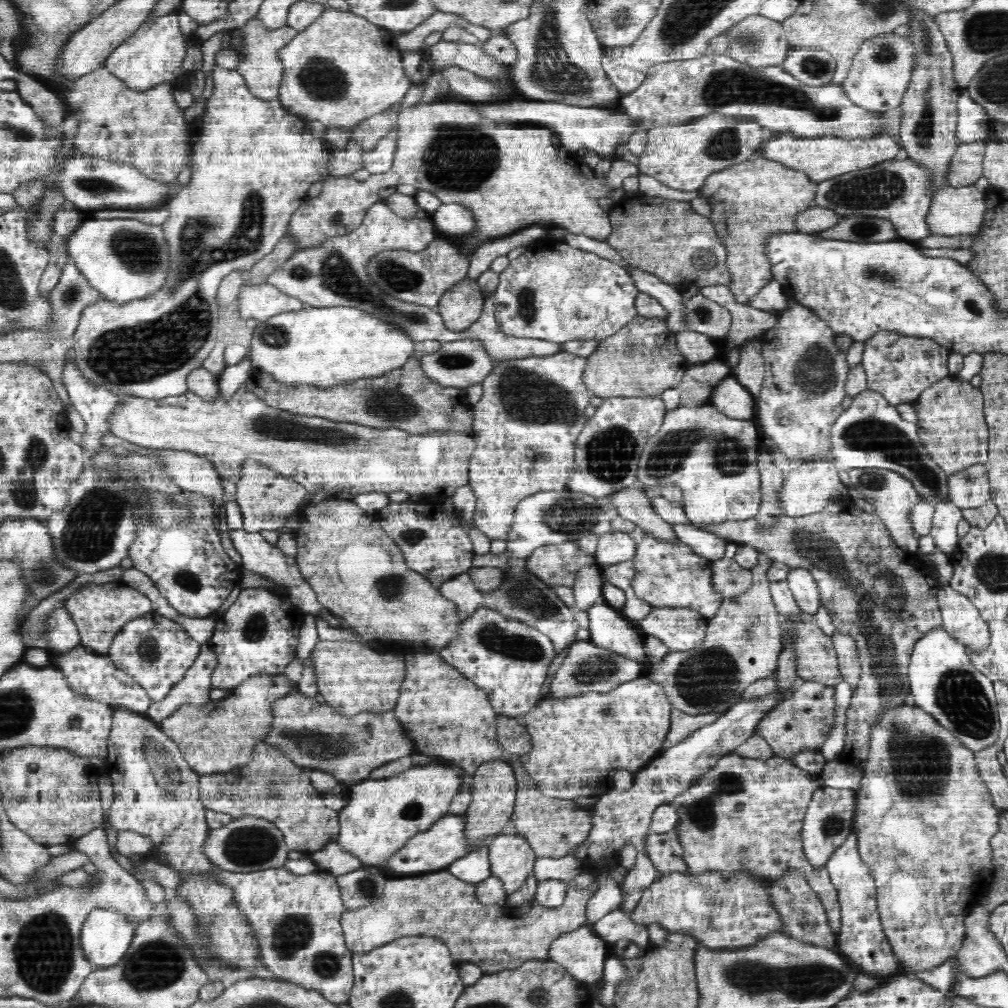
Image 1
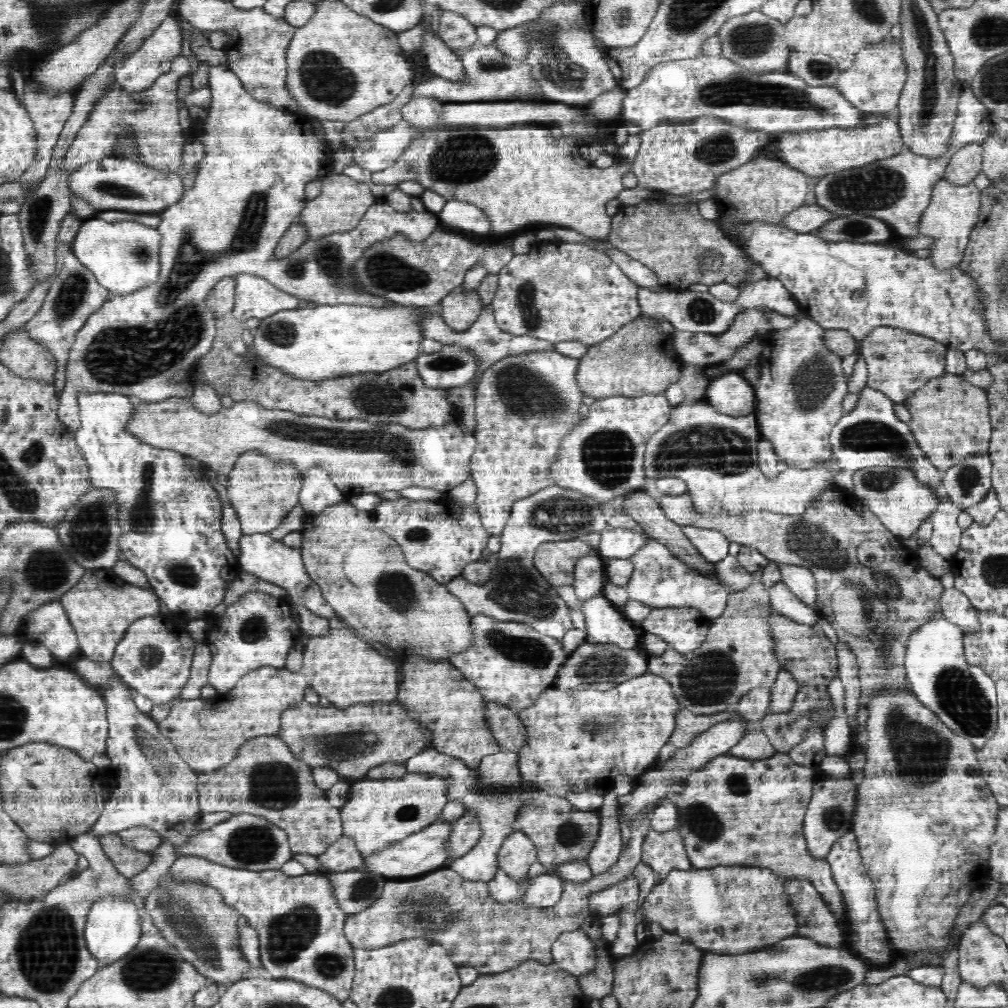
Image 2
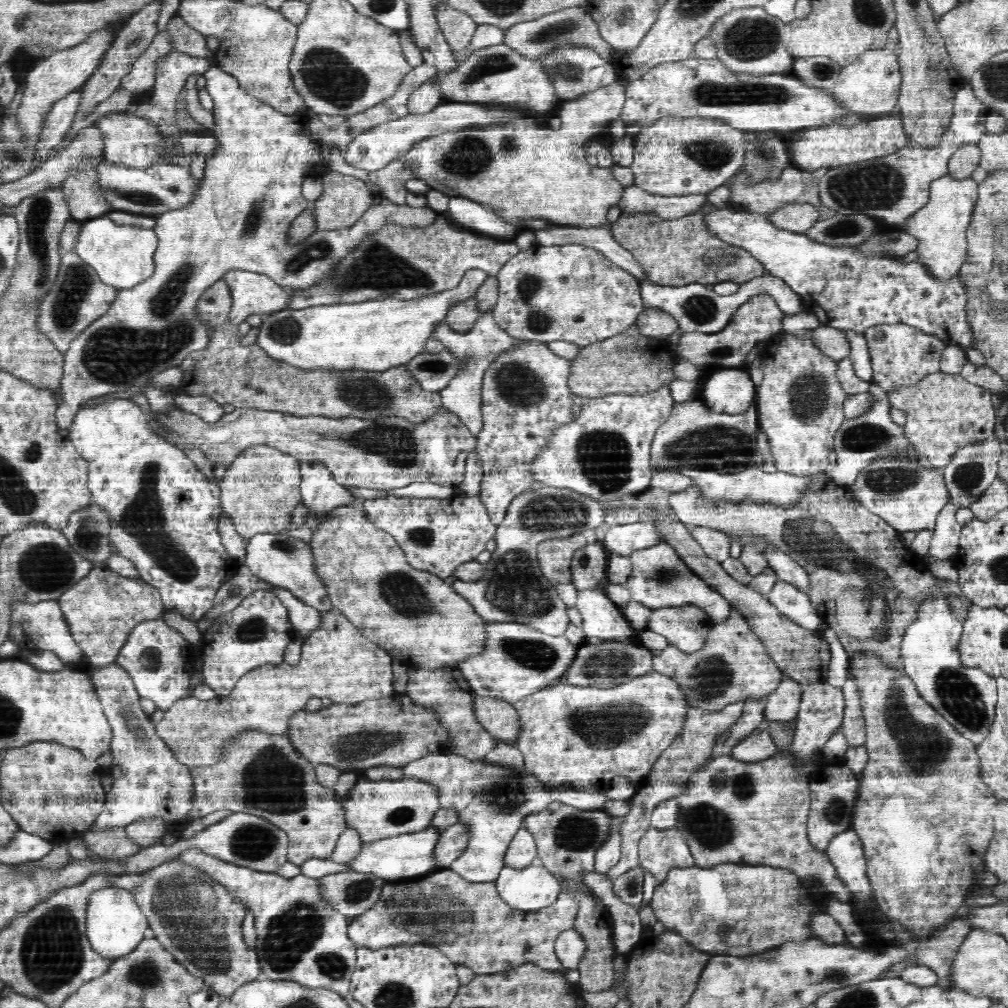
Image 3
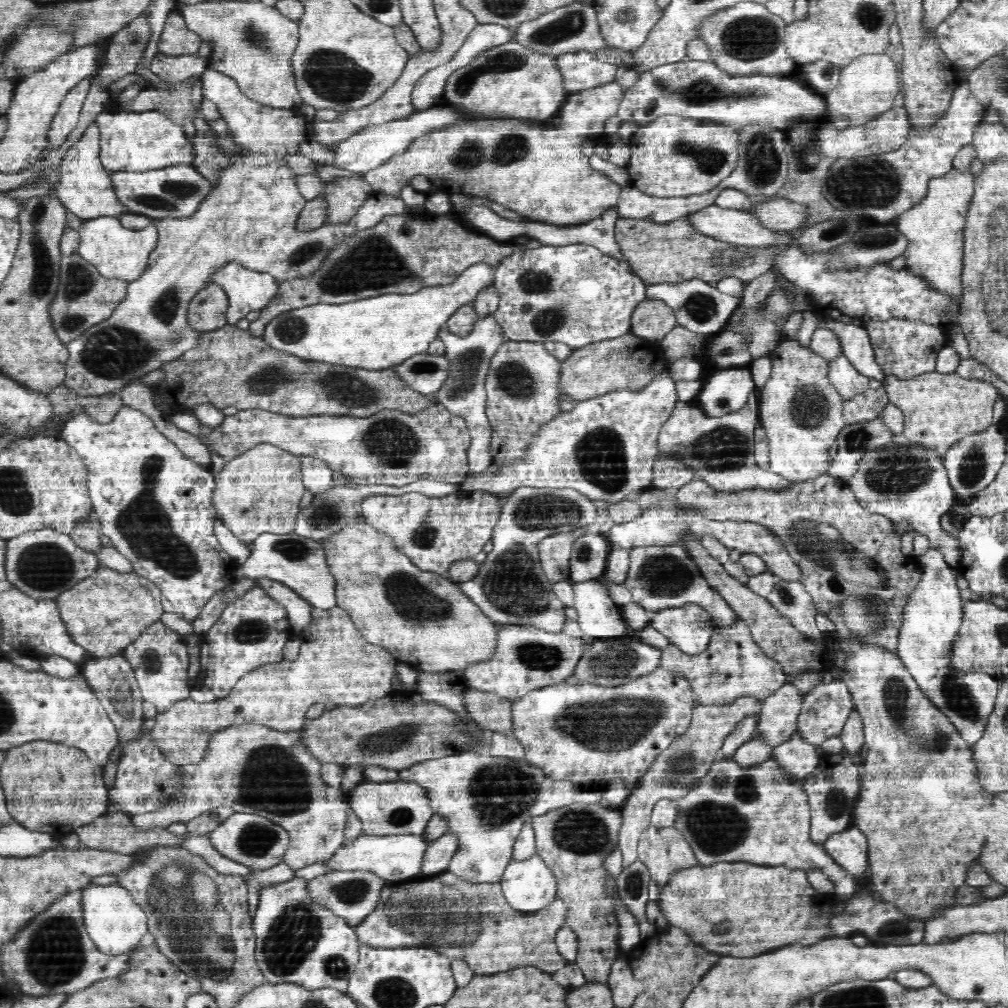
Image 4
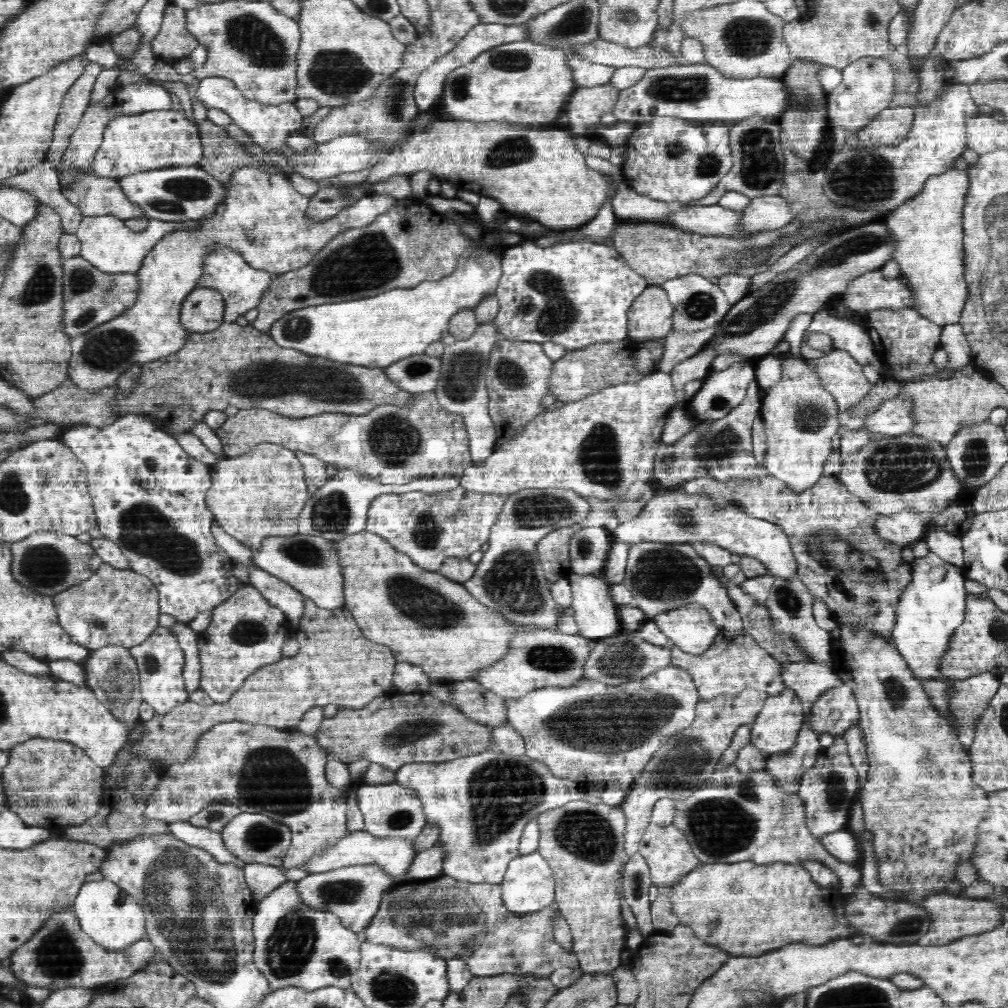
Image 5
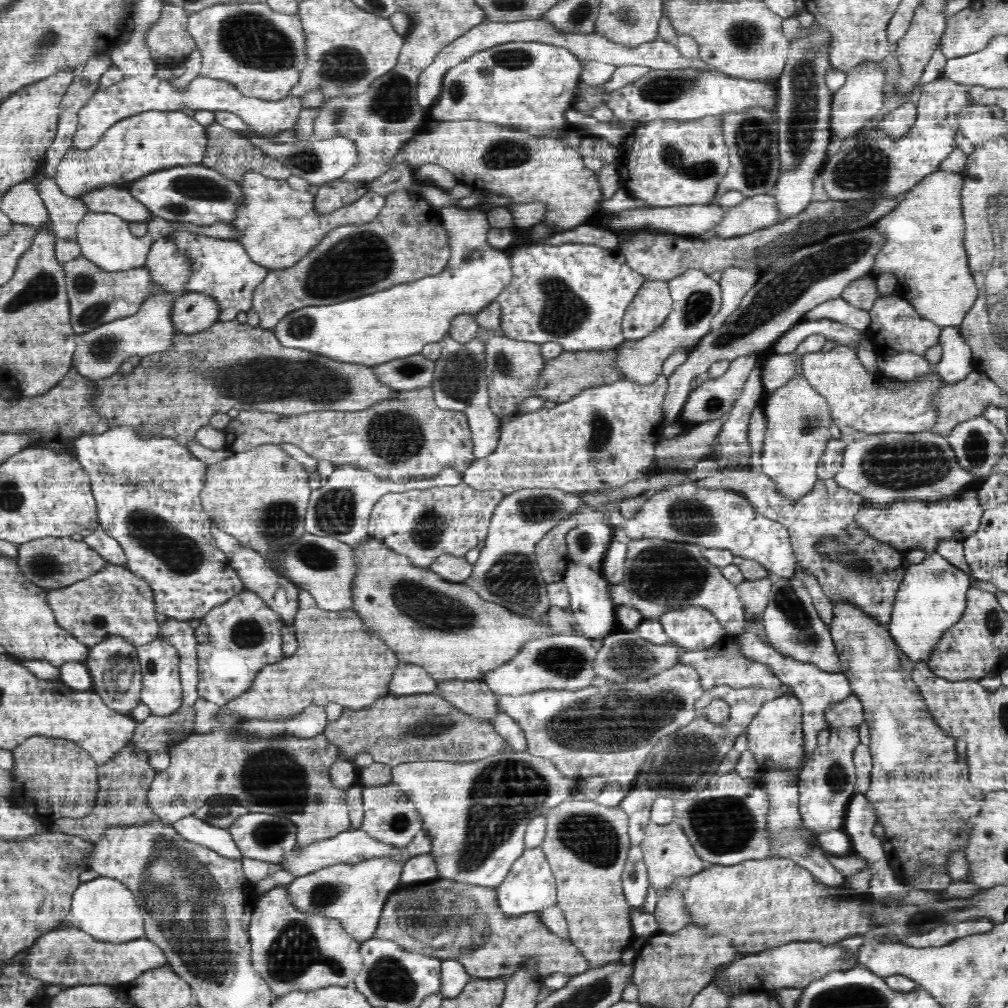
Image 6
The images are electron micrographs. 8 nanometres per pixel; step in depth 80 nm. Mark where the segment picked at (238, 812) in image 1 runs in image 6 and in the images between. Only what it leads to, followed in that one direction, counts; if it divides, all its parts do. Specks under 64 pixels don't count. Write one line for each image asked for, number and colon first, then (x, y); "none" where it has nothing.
2: (265, 779)
3: (261, 774)
4: (249, 768)
5: (281, 774)
6: (290, 777)

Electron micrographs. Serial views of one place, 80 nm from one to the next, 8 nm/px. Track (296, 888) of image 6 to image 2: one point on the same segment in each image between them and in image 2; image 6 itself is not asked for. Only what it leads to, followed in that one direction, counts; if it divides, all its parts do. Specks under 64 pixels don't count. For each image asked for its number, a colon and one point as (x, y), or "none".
2: (354, 890)
3: (351, 893)
4: (352, 894)
5: (353, 893)

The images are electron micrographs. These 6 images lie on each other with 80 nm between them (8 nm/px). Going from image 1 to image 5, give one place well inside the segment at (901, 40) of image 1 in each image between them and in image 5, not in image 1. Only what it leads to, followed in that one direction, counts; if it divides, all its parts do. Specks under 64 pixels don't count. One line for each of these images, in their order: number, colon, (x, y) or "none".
2: (873, 83)
3: (870, 86)
4: (867, 87)
5: (867, 86)

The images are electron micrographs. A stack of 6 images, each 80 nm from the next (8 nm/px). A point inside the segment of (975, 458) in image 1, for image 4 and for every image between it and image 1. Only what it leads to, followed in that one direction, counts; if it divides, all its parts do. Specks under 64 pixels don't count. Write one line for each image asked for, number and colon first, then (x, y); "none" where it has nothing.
2: (950, 419)
3: (944, 412)
4: (940, 407)

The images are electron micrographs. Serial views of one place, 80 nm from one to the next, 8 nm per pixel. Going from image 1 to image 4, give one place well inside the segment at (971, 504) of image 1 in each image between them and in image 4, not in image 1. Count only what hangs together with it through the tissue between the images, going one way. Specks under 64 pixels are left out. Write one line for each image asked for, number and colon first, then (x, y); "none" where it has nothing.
2: (965, 484)
3: (973, 468)
4: (972, 463)

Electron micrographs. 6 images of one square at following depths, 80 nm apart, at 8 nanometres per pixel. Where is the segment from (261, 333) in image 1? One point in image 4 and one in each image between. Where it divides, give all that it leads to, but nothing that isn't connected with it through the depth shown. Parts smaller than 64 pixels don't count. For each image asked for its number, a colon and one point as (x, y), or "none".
2: (315, 342)
3: (376, 335)
4: (378, 333)

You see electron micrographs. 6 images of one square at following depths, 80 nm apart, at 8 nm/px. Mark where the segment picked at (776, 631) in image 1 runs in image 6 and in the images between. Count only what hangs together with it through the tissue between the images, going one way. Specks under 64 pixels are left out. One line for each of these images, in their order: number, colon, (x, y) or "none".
2: (738, 654)
3: (733, 664)
4: (733, 665)
5: (734, 662)
6: (723, 663)

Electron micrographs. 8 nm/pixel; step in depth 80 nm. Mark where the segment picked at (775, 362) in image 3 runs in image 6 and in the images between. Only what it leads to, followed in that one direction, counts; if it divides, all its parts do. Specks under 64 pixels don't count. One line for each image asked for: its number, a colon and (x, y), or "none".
4: (802, 414)
5: (801, 418)
6: (798, 421)

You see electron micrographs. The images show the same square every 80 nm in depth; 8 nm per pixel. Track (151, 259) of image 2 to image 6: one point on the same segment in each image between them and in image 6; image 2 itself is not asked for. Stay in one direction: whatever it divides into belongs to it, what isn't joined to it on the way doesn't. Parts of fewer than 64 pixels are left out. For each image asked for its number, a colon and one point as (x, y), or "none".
3: (122, 256)
4: (115, 251)
5: (107, 243)
6: (104, 238)

